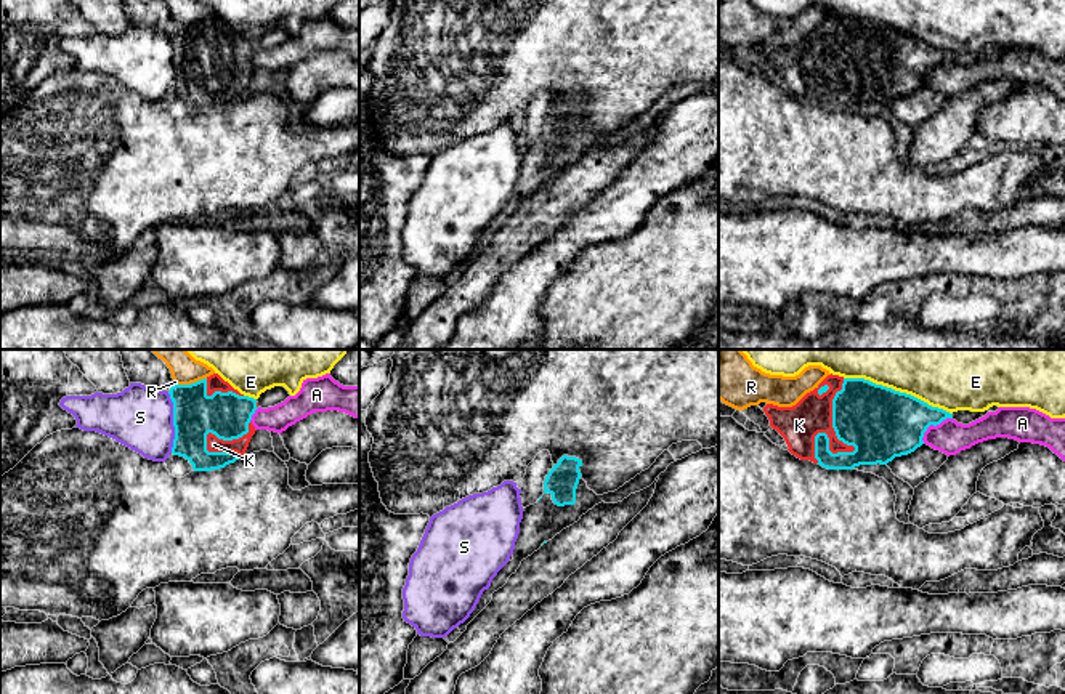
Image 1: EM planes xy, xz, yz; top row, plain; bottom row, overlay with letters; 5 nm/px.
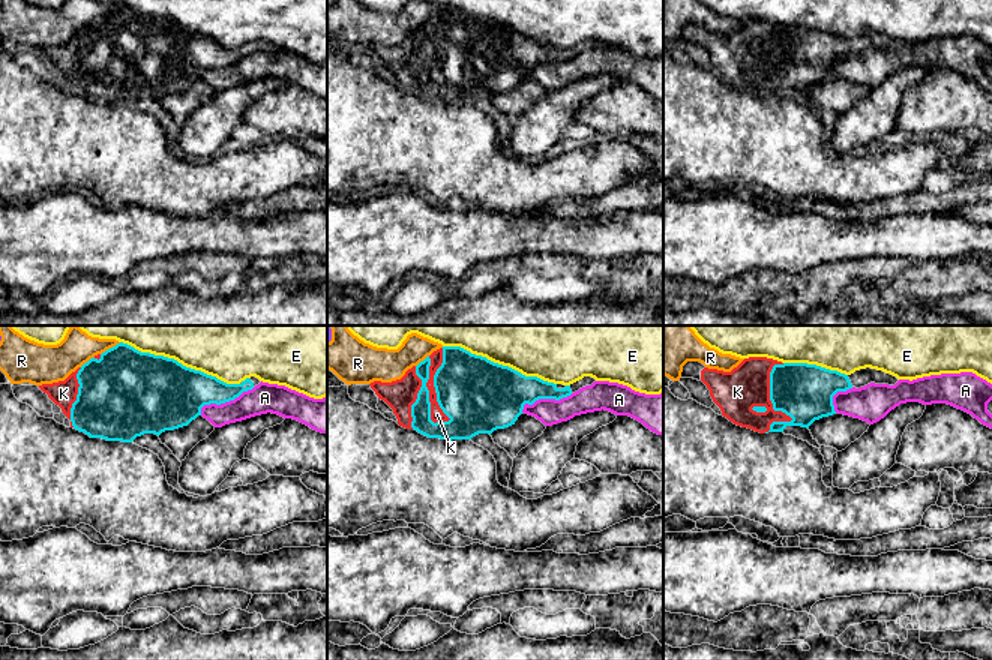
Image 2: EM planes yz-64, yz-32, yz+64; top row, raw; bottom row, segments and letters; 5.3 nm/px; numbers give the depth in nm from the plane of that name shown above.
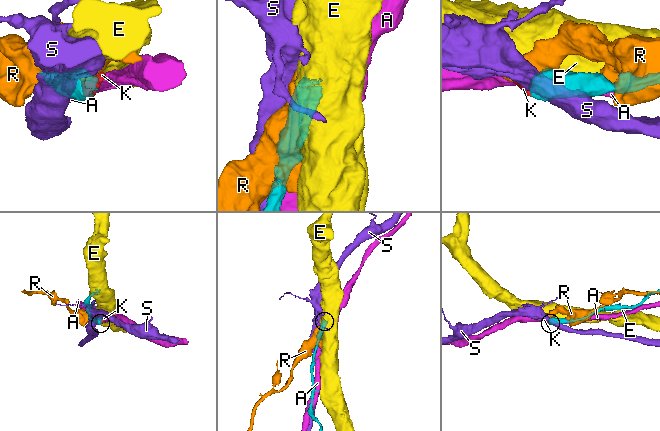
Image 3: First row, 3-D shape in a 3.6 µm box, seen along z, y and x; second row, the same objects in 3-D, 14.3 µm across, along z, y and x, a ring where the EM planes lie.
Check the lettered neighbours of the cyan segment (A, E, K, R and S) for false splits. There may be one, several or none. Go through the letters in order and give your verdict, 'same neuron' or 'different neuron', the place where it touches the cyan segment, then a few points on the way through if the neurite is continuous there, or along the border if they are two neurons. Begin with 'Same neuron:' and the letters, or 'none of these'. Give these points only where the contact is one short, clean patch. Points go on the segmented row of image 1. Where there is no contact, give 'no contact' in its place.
Same neuron: K
A: different neuron; meets cyan in yz at (932, 423)
E: different neuron; meets cyan in yz at (898, 391)
K: same neuron; meets cyan in yz at (855, 449)
R: different neuron; meets cyan in xy at (191, 383)
S: different neuron; meets cyan in xy at (174, 422)

